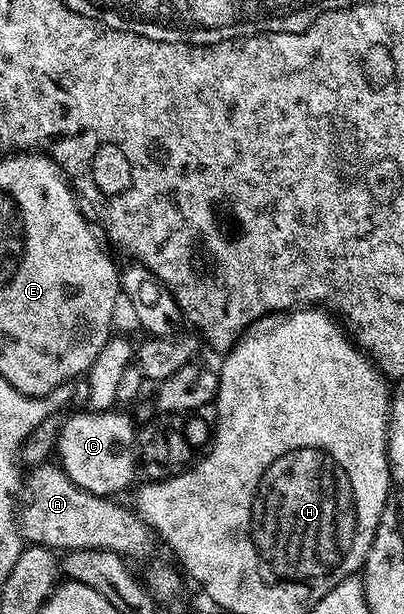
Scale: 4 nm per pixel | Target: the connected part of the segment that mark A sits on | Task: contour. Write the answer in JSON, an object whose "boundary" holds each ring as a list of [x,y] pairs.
{"boundary":[[[45,464],[43,466],[34,466],[27,471],[26,477],[22,482],[22,501],[18,506],[18,525],[20,532],[25,543],[33,546],[47,546],[49,549],[55,552],[67,552],[70,550],[81,550],[82,548],[102,548],[103,550],[109,550],[115,554],[124,555],[125,559],[133,560],[132,558],[144,558],[152,550],[152,542],[154,543],[154,535],[152,530],[149,528],[139,514],[136,513],[135,509],[129,508],[128,510],[124,506],[119,506],[116,500],[111,497],[102,494],[91,494],[86,492],[82,488],[78,488],[78,484],[74,484],[74,480],[70,480],[70,476],[66,476],[66,472],[60,469],[59,465],[56,464]]]}

